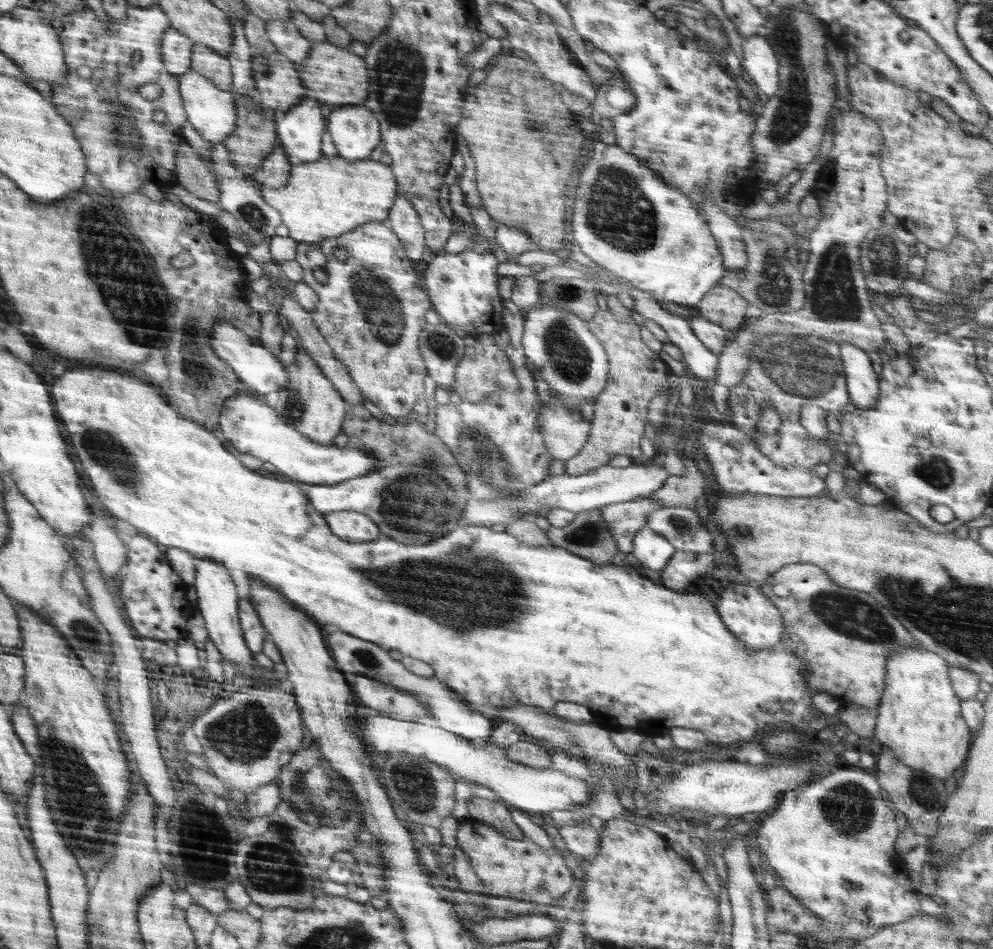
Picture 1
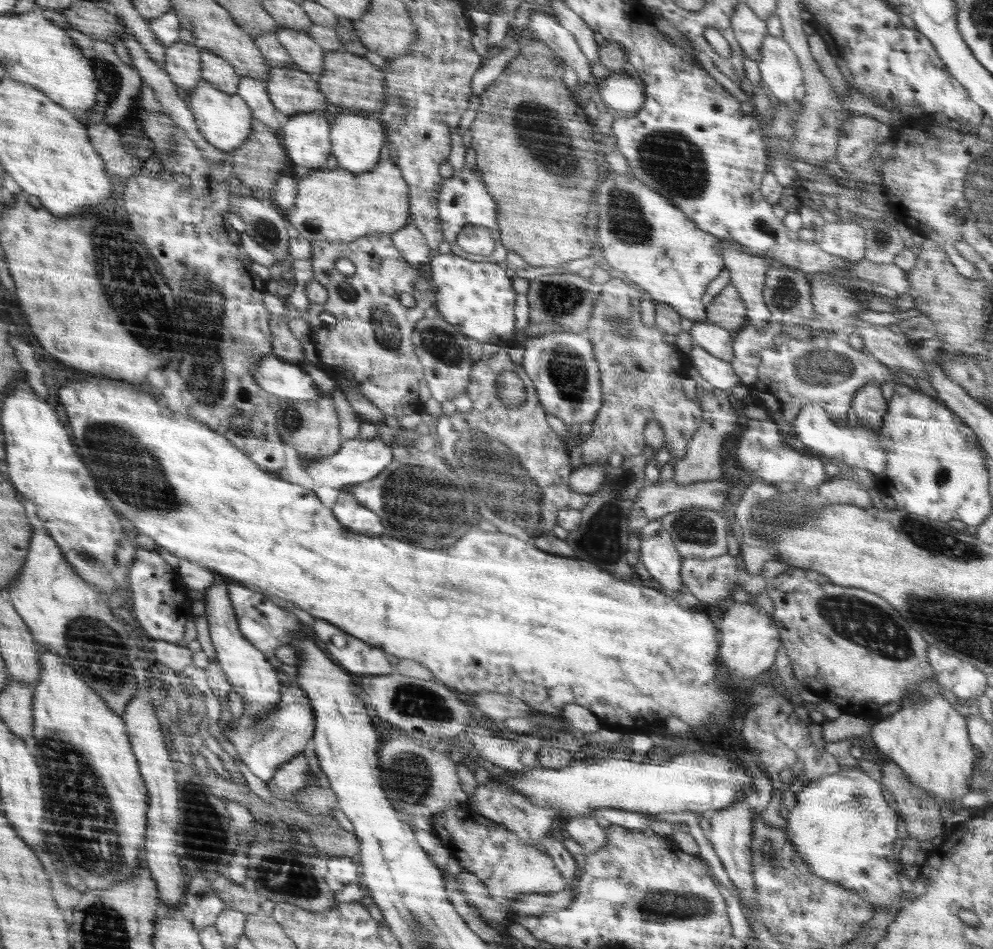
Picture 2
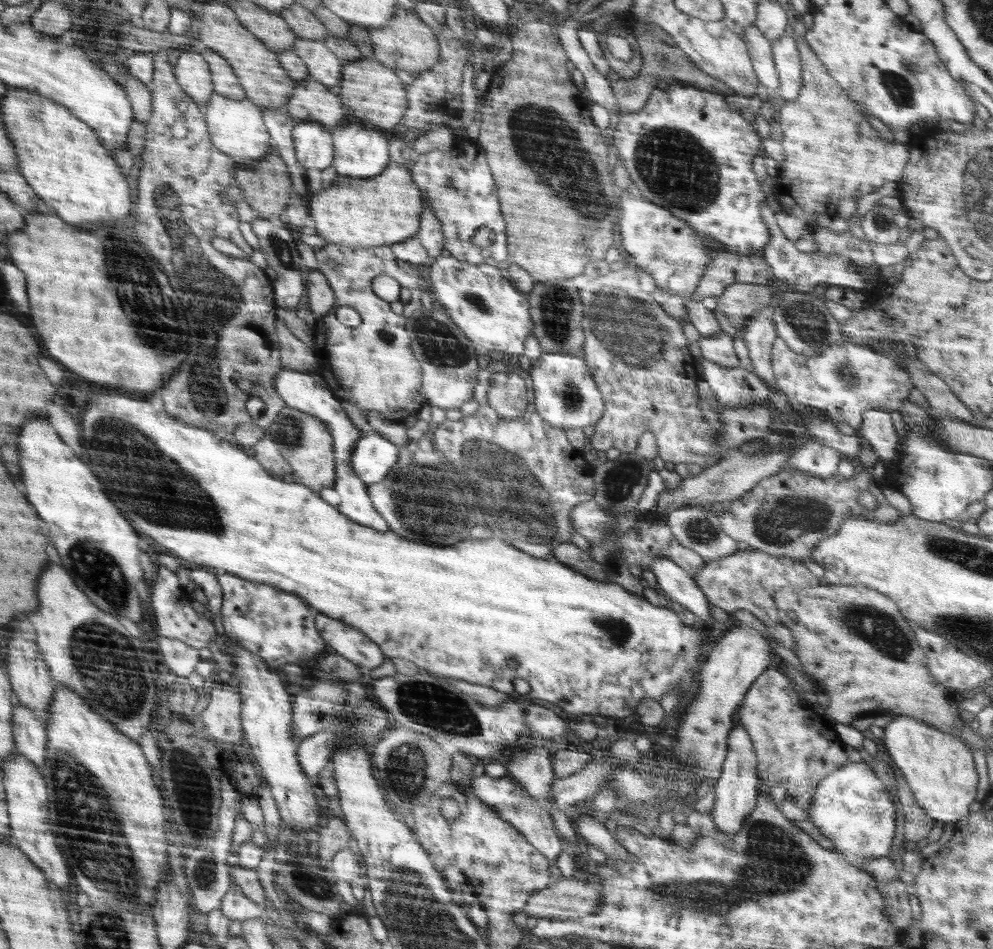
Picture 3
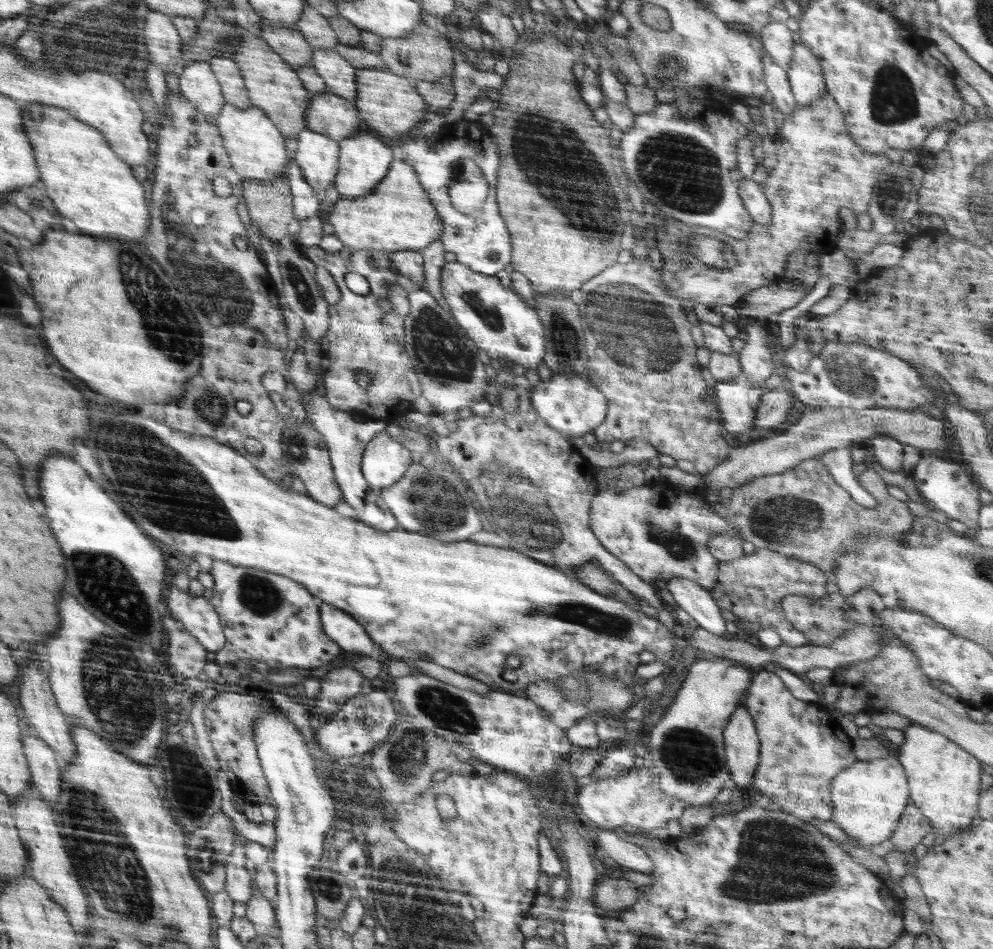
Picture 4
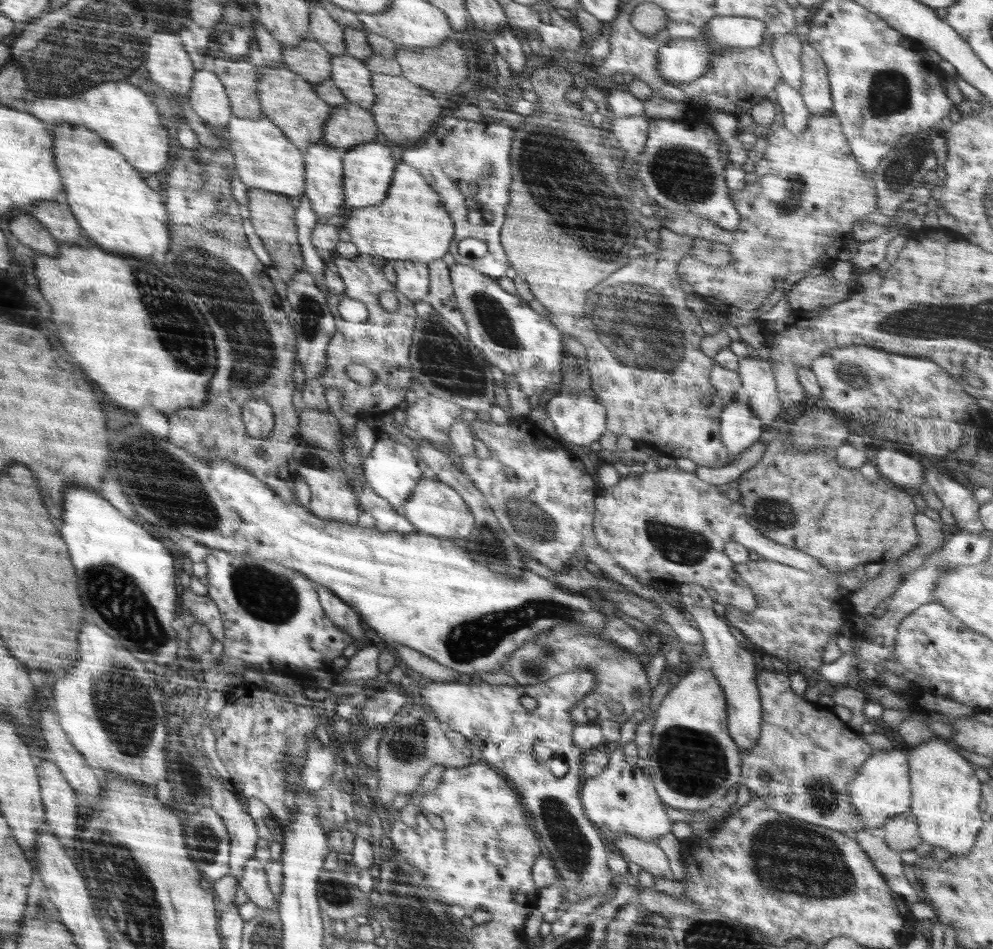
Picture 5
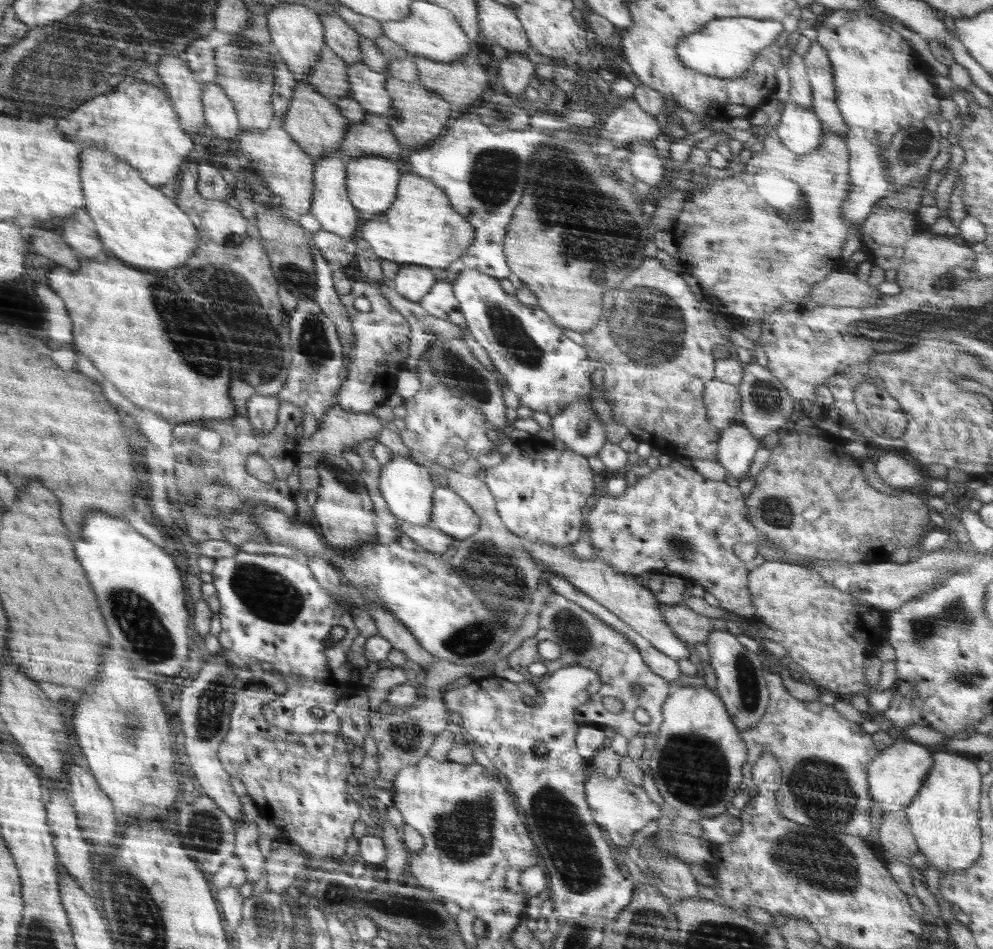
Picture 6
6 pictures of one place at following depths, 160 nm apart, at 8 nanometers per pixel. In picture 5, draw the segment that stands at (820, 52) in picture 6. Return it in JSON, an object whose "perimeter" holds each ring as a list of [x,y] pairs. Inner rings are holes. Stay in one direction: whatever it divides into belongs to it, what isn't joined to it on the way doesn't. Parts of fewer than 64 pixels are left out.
{"perimeter":[[[805,40],[801,43],[802,84],[799,93],[812,115],[832,113],[833,98],[827,67],[821,56]]]}

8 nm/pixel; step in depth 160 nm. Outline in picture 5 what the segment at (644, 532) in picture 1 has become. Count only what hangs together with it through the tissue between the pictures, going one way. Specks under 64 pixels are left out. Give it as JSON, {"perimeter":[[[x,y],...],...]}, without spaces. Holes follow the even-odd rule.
{"perimeter":[[[677,583],[677,593],[684,604],[684,611],[703,634],[701,649],[706,652],[706,665],[716,675],[720,688],[724,690],[728,714],[727,729],[730,738],[735,740],[742,756],[742,753],[751,750],[757,742],[762,722],[760,691],[758,691],[758,683],[756,682],[758,672],[753,654],[750,648],[744,647],[736,640],[724,618],[716,615],[712,609],[712,597],[703,586],[696,583]]]}

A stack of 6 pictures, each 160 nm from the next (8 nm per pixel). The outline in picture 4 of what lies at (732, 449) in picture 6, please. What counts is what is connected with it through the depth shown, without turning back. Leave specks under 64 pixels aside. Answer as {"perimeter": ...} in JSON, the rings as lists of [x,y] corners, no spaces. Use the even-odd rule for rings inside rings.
{"perimeter":[[[775,371],[761,385],[753,385],[744,374],[726,382],[715,383],[715,393],[727,432],[734,437],[737,434],[752,432],[756,410],[763,395],[784,382],[784,377]]]}

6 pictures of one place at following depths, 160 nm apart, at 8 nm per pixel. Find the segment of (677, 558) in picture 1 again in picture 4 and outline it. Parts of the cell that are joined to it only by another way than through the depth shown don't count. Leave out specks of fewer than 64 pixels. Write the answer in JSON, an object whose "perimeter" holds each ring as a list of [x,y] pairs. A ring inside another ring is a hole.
{"perimeter":[[[757,549],[754,554],[744,555],[730,562],[719,561],[717,586],[709,589],[710,596],[723,610],[730,610],[740,618],[739,626],[754,632],[770,628],[785,645],[802,646],[806,637],[796,630],[785,617],[781,602],[788,595],[807,596],[807,599],[821,599],[826,593],[826,572],[816,565],[783,556],[765,549]]]}

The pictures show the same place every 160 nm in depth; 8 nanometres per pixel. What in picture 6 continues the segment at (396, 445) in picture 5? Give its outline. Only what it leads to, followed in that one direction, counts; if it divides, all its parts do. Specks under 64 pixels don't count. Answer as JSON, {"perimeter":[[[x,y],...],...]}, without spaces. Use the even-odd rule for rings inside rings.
{"perimeter":[[[396,455],[389,463],[381,466],[379,485],[381,495],[385,498],[390,512],[400,521],[405,520],[420,526],[429,524],[437,481],[431,478],[427,470],[427,465]]]}

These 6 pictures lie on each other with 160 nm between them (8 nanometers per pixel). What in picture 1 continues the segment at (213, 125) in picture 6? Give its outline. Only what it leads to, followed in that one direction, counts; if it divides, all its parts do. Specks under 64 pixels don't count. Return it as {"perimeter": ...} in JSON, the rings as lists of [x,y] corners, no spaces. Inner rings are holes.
{"perimeter":[[[174,27],[170,30],[170,36],[162,40],[162,48],[166,48],[166,52],[162,53],[165,68],[177,78],[192,70],[193,60],[191,58],[194,44],[195,41],[190,40],[190,37]]]}

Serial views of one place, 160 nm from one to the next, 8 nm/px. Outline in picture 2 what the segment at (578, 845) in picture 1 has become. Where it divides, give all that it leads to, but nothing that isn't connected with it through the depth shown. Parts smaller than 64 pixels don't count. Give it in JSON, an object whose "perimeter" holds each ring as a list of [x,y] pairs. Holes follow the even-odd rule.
{"perimeter":[[[588,814],[584,817],[565,818],[564,828],[569,837],[580,844],[587,854],[596,852],[607,843],[604,828],[596,822],[596,818]]]}

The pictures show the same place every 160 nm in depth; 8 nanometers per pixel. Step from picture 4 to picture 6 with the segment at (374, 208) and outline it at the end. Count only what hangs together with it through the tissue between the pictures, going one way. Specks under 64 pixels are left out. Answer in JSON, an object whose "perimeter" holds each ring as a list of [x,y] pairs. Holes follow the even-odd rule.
{"perimeter":[[[404,167],[392,207],[373,219],[362,221],[358,238],[366,240],[371,251],[384,260],[443,271],[451,262],[462,258],[475,237],[474,227],[454,212],[448,200],[449,196],[429,178],[414,176]]]}

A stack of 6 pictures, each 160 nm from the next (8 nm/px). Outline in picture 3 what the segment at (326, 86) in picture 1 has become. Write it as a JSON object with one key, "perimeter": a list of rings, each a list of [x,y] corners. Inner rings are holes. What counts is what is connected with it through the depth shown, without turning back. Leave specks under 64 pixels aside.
{"perimeter":[[[369,58],[344,62],[341,79],[334,89],[347,113],[360,118],[361,122],[372,123],[376,128],[391,131],[398,129],[402,115],[408,108],[405,84],[396,76],[395,71]]]}

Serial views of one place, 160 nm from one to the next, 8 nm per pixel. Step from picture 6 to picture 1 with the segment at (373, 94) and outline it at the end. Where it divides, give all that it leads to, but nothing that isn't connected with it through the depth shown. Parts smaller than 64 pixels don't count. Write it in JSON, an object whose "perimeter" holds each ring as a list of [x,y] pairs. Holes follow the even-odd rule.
{"perimeter":[[[273,20],[265,21],[265,29],[268,38],[274,43],[278,53],[289,57],[294,64],[299,65],[305,62],[305,58],[309,55],[313,43],[306,37],[302,36],[299,29],[290,20]]]}

